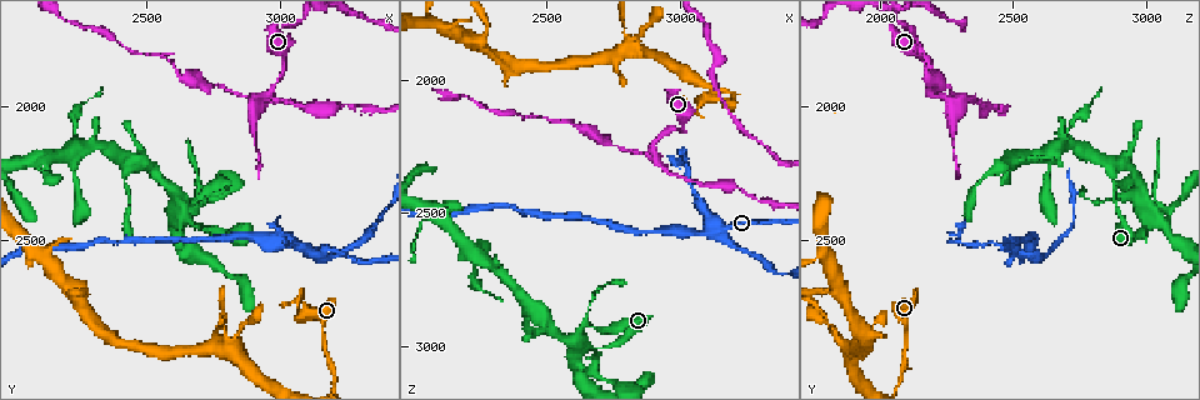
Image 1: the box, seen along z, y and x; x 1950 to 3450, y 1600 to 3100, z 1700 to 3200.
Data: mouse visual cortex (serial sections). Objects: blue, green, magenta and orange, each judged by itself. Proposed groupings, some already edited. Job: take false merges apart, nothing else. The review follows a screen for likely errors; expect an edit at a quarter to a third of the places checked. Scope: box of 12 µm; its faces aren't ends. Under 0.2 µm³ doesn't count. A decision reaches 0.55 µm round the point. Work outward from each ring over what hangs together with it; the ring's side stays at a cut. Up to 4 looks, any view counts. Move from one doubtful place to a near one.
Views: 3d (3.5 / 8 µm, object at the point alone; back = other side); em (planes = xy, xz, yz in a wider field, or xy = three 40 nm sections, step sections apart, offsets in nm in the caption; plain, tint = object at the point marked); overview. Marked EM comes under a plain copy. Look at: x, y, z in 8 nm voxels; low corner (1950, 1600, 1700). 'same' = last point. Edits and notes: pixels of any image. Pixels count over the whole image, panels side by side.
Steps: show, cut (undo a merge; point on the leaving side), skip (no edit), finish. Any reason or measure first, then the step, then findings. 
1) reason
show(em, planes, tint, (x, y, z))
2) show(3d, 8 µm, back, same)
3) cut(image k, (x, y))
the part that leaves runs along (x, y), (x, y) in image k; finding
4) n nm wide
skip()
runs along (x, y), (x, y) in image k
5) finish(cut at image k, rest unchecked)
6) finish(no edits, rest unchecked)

branch point
show(3d, 3.5 µm, (2640, 2420, 3000))

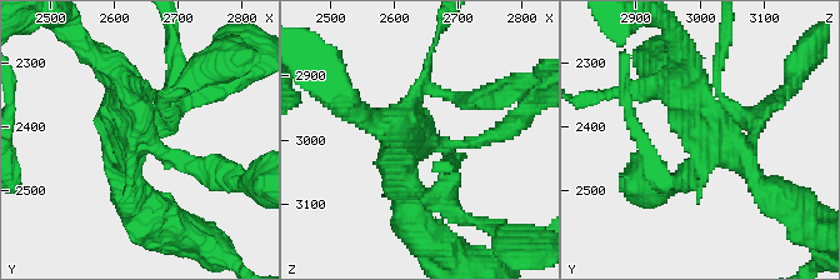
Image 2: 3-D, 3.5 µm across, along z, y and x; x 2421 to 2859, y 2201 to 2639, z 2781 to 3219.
show(em, xy, step 2, tint, (2645, 2420, 3005))

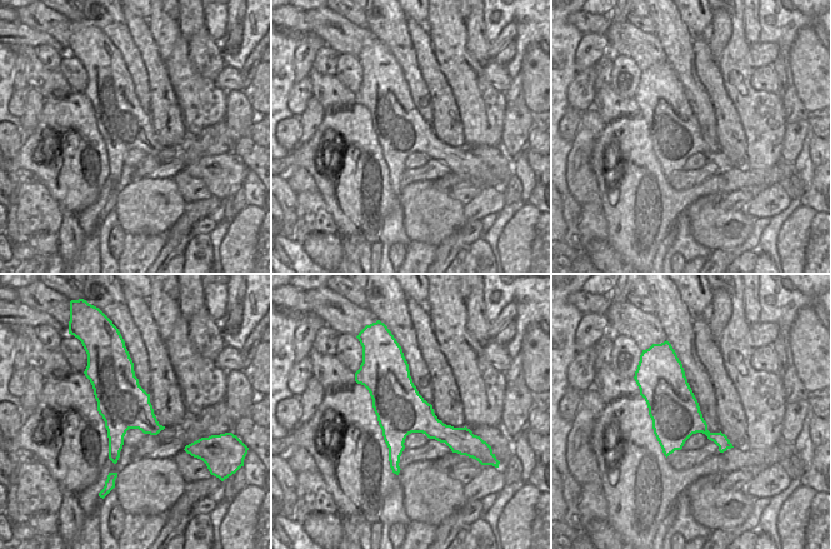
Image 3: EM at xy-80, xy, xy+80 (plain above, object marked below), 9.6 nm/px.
skip()
runs along (218, 174), (160, 154), (110, 66) in image 2; all the same cell

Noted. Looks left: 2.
sharp bend
show(3d, 3.5 µm, (2910, 1970, 2270))

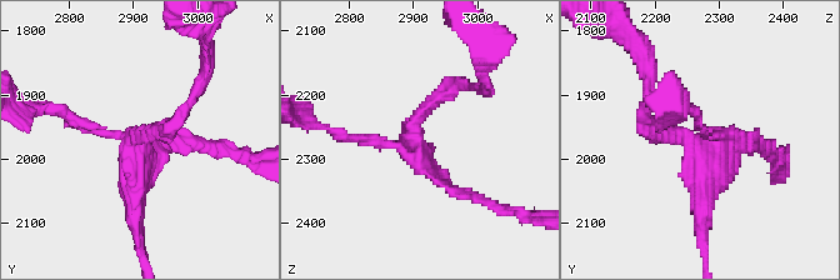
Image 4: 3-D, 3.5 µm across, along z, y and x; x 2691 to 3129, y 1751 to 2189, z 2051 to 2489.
need the tissue
show(em, planes, tint, (2905, 1975, 2270))

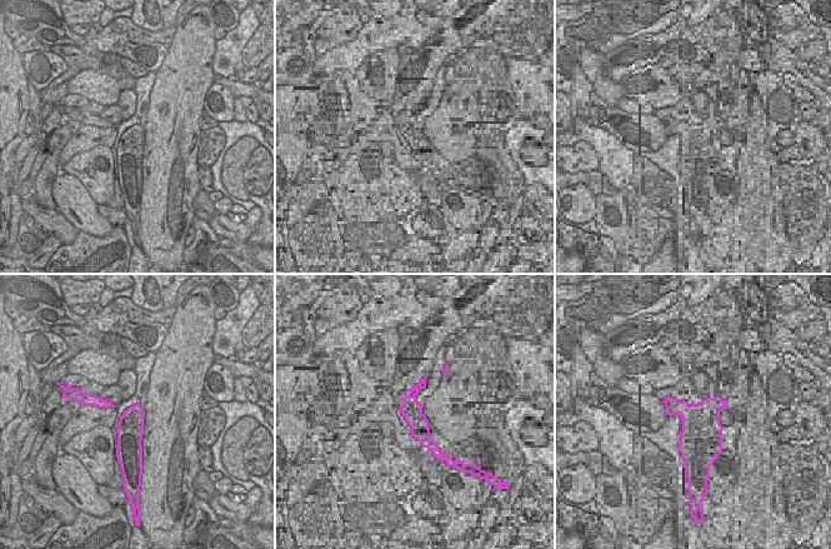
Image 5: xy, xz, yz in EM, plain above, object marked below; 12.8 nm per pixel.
cut(image 4, (83, 124))
a second cell is stuck on

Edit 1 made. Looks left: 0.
finish(cut at image 4, rest unchecked)

